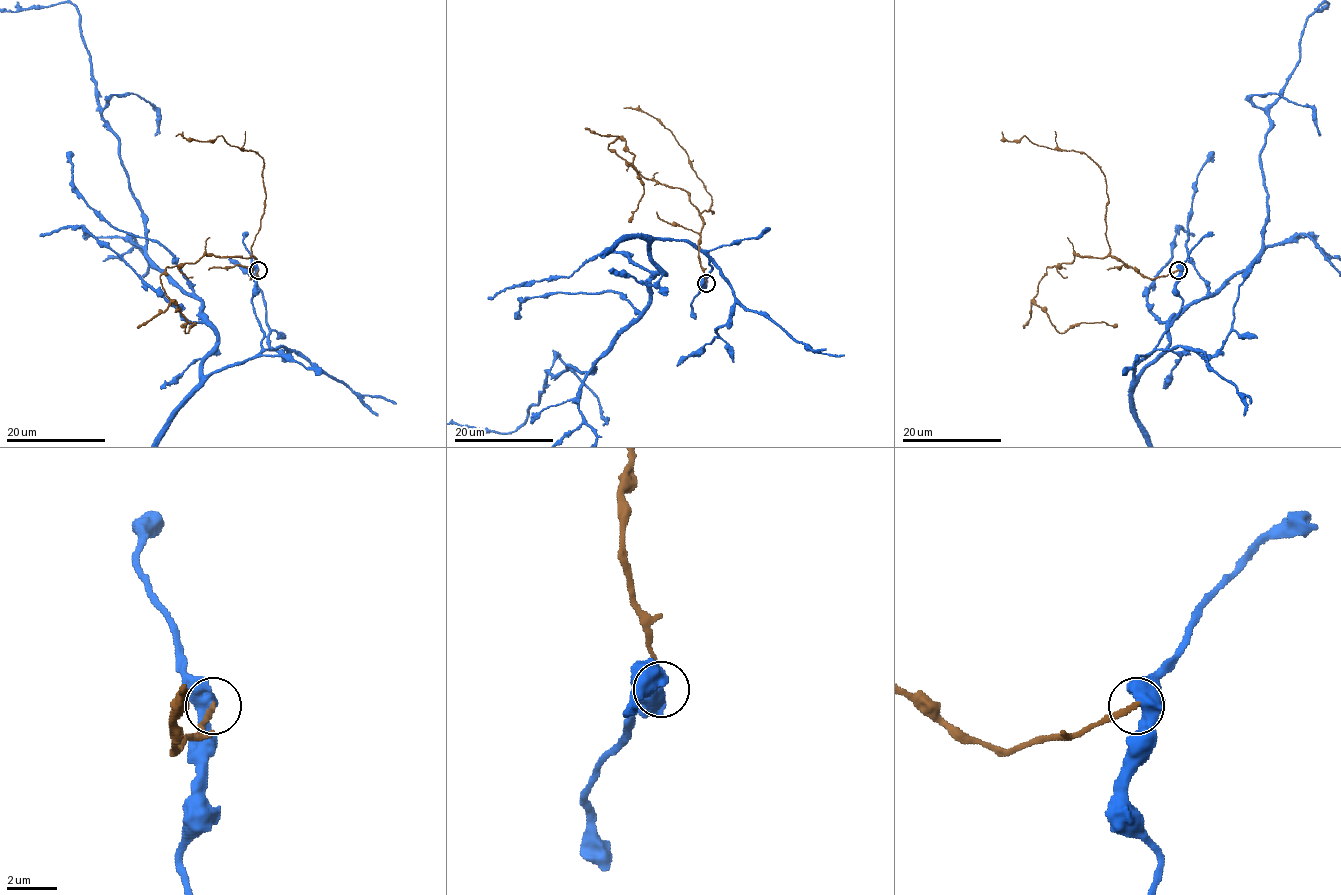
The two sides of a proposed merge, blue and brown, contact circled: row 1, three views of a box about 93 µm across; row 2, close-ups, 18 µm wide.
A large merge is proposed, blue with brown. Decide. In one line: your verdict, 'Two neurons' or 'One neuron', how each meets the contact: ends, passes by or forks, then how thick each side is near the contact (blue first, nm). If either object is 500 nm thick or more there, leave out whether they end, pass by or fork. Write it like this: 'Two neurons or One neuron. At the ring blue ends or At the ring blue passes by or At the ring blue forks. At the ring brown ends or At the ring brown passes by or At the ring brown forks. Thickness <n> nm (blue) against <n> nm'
Two neurons. At the ring blue forks. At the ring brown ends. Thickness 480 nm (blue) against 200 nm

